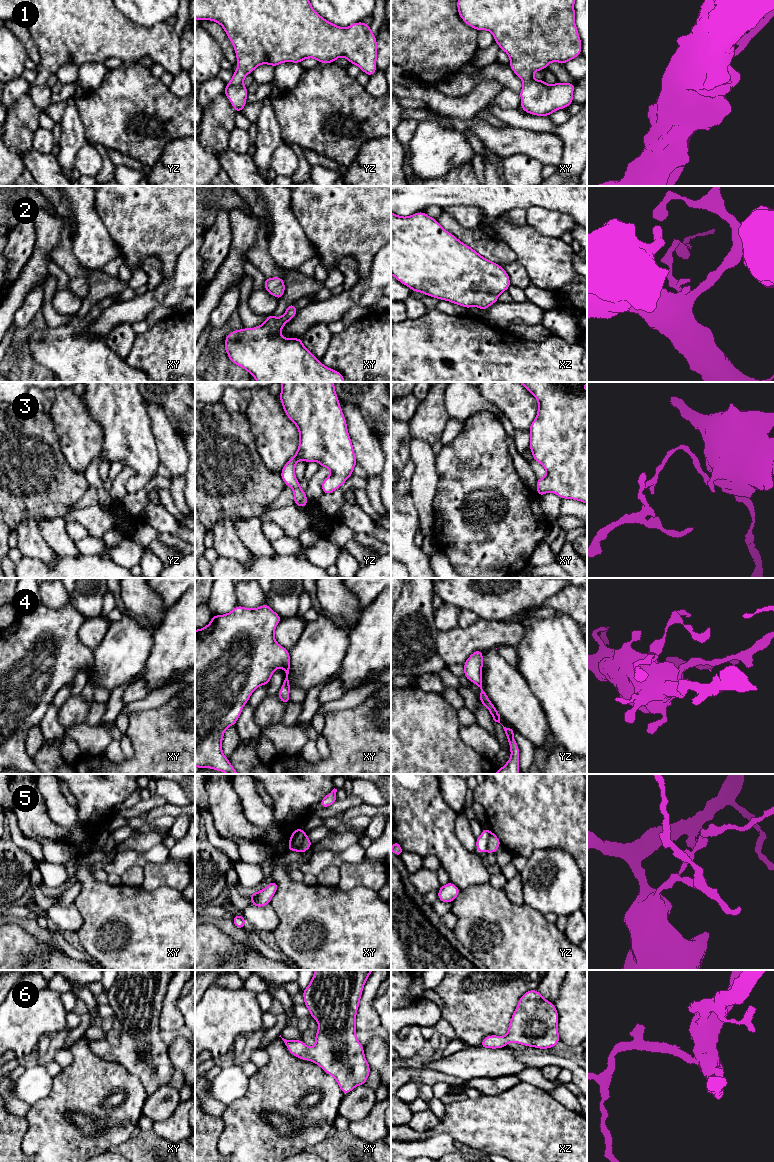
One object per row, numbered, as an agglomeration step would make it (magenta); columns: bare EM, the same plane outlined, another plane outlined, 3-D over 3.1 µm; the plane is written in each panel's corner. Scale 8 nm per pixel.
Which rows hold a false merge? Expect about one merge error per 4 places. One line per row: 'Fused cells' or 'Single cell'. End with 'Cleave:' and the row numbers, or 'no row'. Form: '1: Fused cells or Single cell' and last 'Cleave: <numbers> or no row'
1: Single cell
2: Single cell
3: Single cell
4: Single cell
5: Fused cells
6: Single cell
Cleave: 5

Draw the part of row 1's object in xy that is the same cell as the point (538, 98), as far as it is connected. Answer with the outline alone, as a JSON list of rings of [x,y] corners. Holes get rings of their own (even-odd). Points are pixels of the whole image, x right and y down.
[[[457,0],[458,13],[470,27],[481,31],[490,31],[494,41],[509,58],[509,66],[522,80],[523,87],[519,93],[521,109],[536,116],[550,116],[554,111],[565,109],[573,103],[574,83],[557,82],[548,85],[544,80],[536,80],[533,72],[544,70],[551,62],[566,64],[581,54],[582,43],[575,25],[575,0]]]

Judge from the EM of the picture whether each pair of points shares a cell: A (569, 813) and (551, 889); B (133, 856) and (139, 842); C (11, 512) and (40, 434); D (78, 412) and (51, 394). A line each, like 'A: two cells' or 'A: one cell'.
A: two cells
B: two cells
C: one cell
D: two cells

